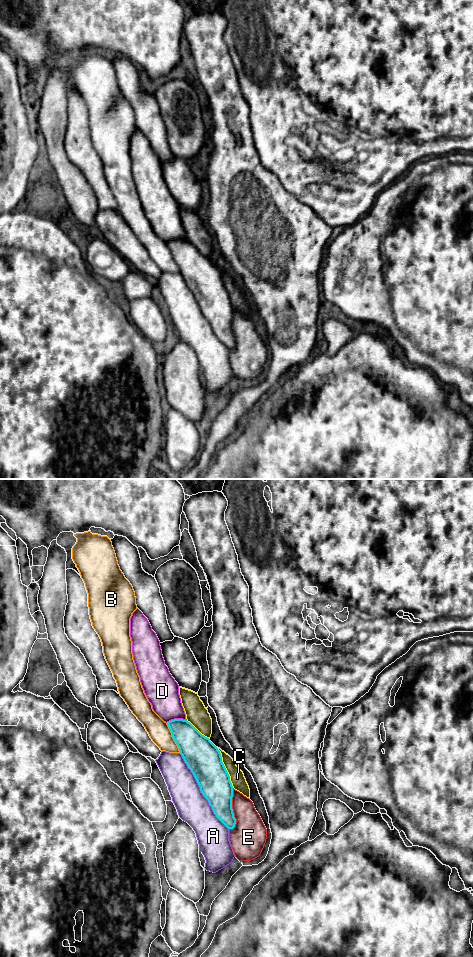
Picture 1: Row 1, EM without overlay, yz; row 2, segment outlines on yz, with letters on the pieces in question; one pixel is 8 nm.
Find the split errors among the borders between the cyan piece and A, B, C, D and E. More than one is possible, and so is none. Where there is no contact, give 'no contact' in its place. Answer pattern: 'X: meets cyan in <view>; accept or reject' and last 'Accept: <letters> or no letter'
A: meets cyan in yz; reject
B: meets cyan in yz; reject
C: meets cyan in yz; reject
D: meets cyan in yz; reject
E: meets cyan in yz; reject
Accept: no letter

